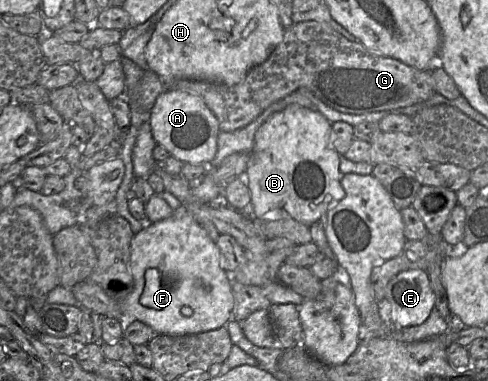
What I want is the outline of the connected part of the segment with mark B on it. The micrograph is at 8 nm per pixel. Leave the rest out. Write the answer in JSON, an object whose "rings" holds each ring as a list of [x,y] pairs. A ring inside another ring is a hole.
{"rings":[[[290,104],[273,113],[256,131],[246,168],[253,211],[267,219],[293,218],[307,226],[326,217],[327,211],[345,196],[341,184],[340,157],[332,141],[331,123],[318,110]]]}

